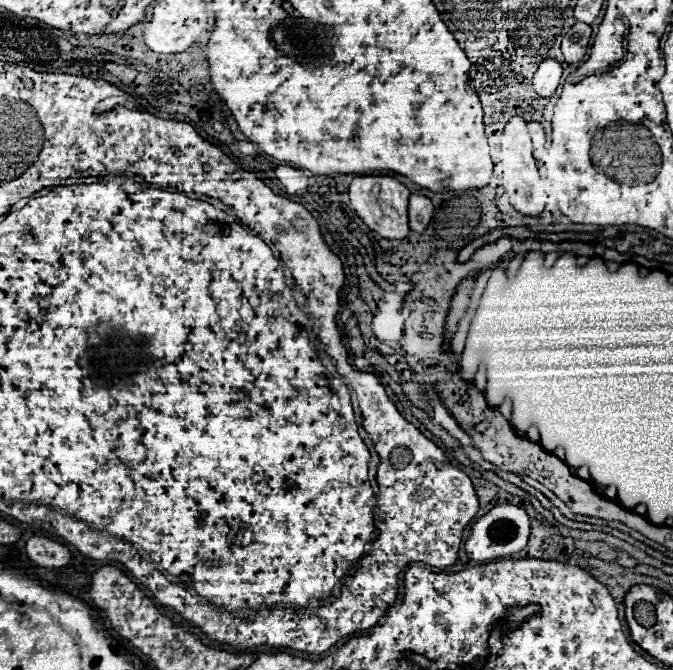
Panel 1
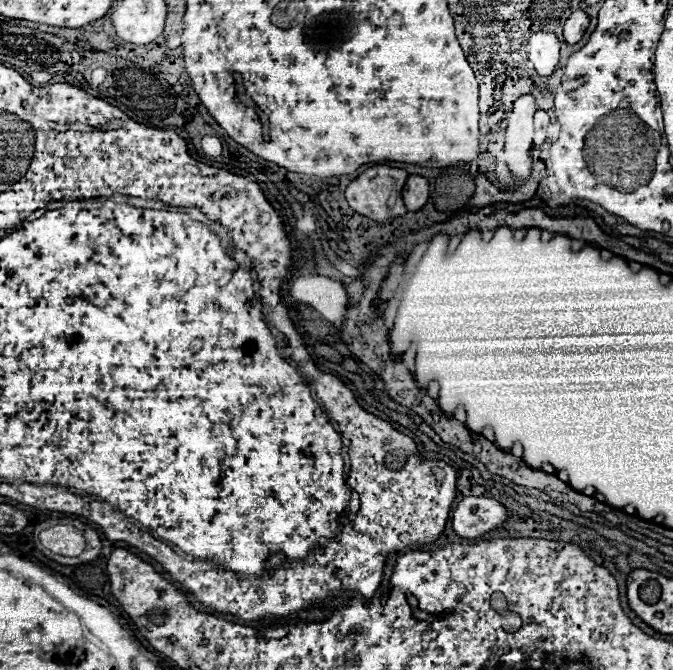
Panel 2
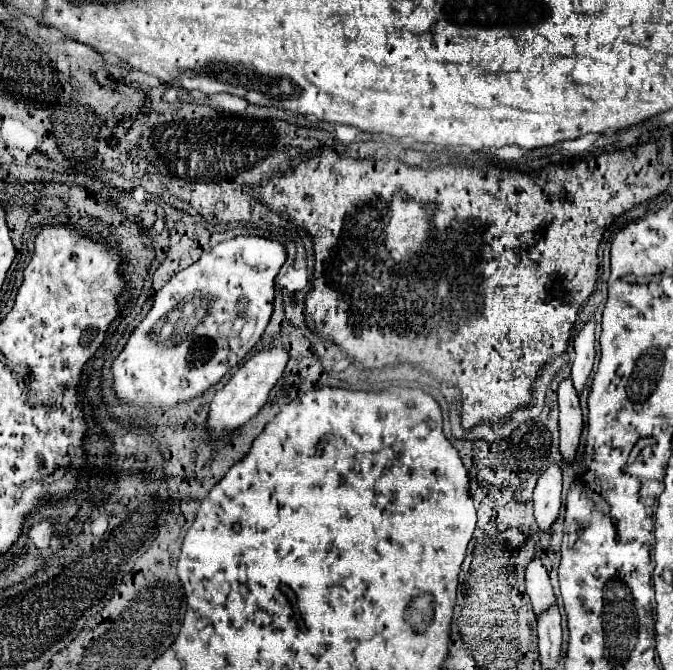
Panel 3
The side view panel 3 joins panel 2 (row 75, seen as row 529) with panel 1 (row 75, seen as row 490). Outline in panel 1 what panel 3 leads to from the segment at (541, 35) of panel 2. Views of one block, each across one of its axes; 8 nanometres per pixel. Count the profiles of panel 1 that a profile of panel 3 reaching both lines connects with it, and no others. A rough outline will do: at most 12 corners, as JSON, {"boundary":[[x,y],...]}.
{"boundary":[[554,58],[544,60],[534,74],[534,90],[552,96],[562,78]]}

